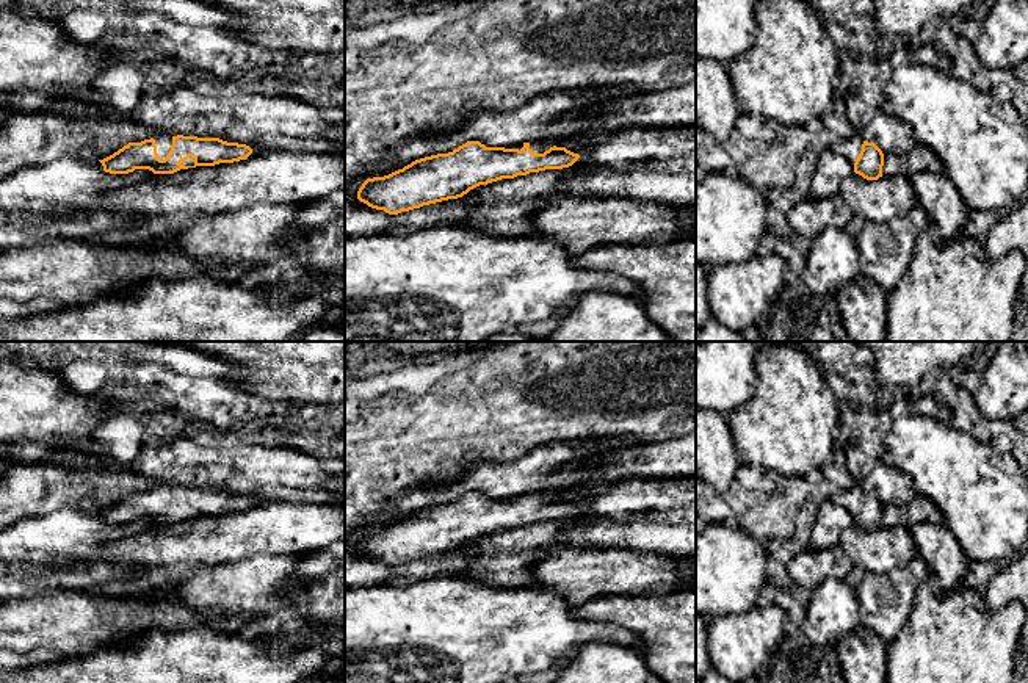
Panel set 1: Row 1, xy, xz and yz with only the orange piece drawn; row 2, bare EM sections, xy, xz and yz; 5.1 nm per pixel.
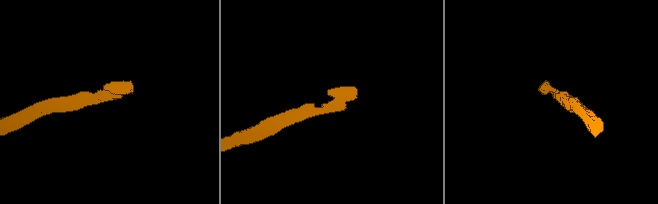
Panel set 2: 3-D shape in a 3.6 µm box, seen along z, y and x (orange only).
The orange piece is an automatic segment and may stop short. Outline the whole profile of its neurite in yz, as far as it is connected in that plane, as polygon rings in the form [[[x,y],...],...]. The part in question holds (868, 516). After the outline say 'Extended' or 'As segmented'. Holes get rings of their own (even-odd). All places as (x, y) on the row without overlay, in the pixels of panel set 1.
[[[854,484],[846,490],[837,492],[831,500],[851,512],[854,523],[863,529],[878,531],[882,528],[884,504],[874,493],[863,492]]]. Extended

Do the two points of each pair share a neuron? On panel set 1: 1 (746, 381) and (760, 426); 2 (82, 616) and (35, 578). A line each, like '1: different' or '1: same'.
1: different
2: different

